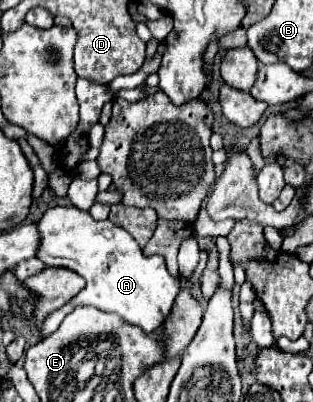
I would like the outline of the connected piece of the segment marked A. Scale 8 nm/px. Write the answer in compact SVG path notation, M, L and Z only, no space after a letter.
M56 205L38 221L42 245L38 255L48 267L66 267L86 279L86 287L70 302L54 311L38 329L40 339L52 334L63 319L77 306L98 307L100 311L118 313L126 323L140 327L146 333L156 331L168 317L172 303L180 291L182 277L168 273L166 261L160 255L146 257L136 239L116 227L112 221L96 221L88 211L72 205Z

